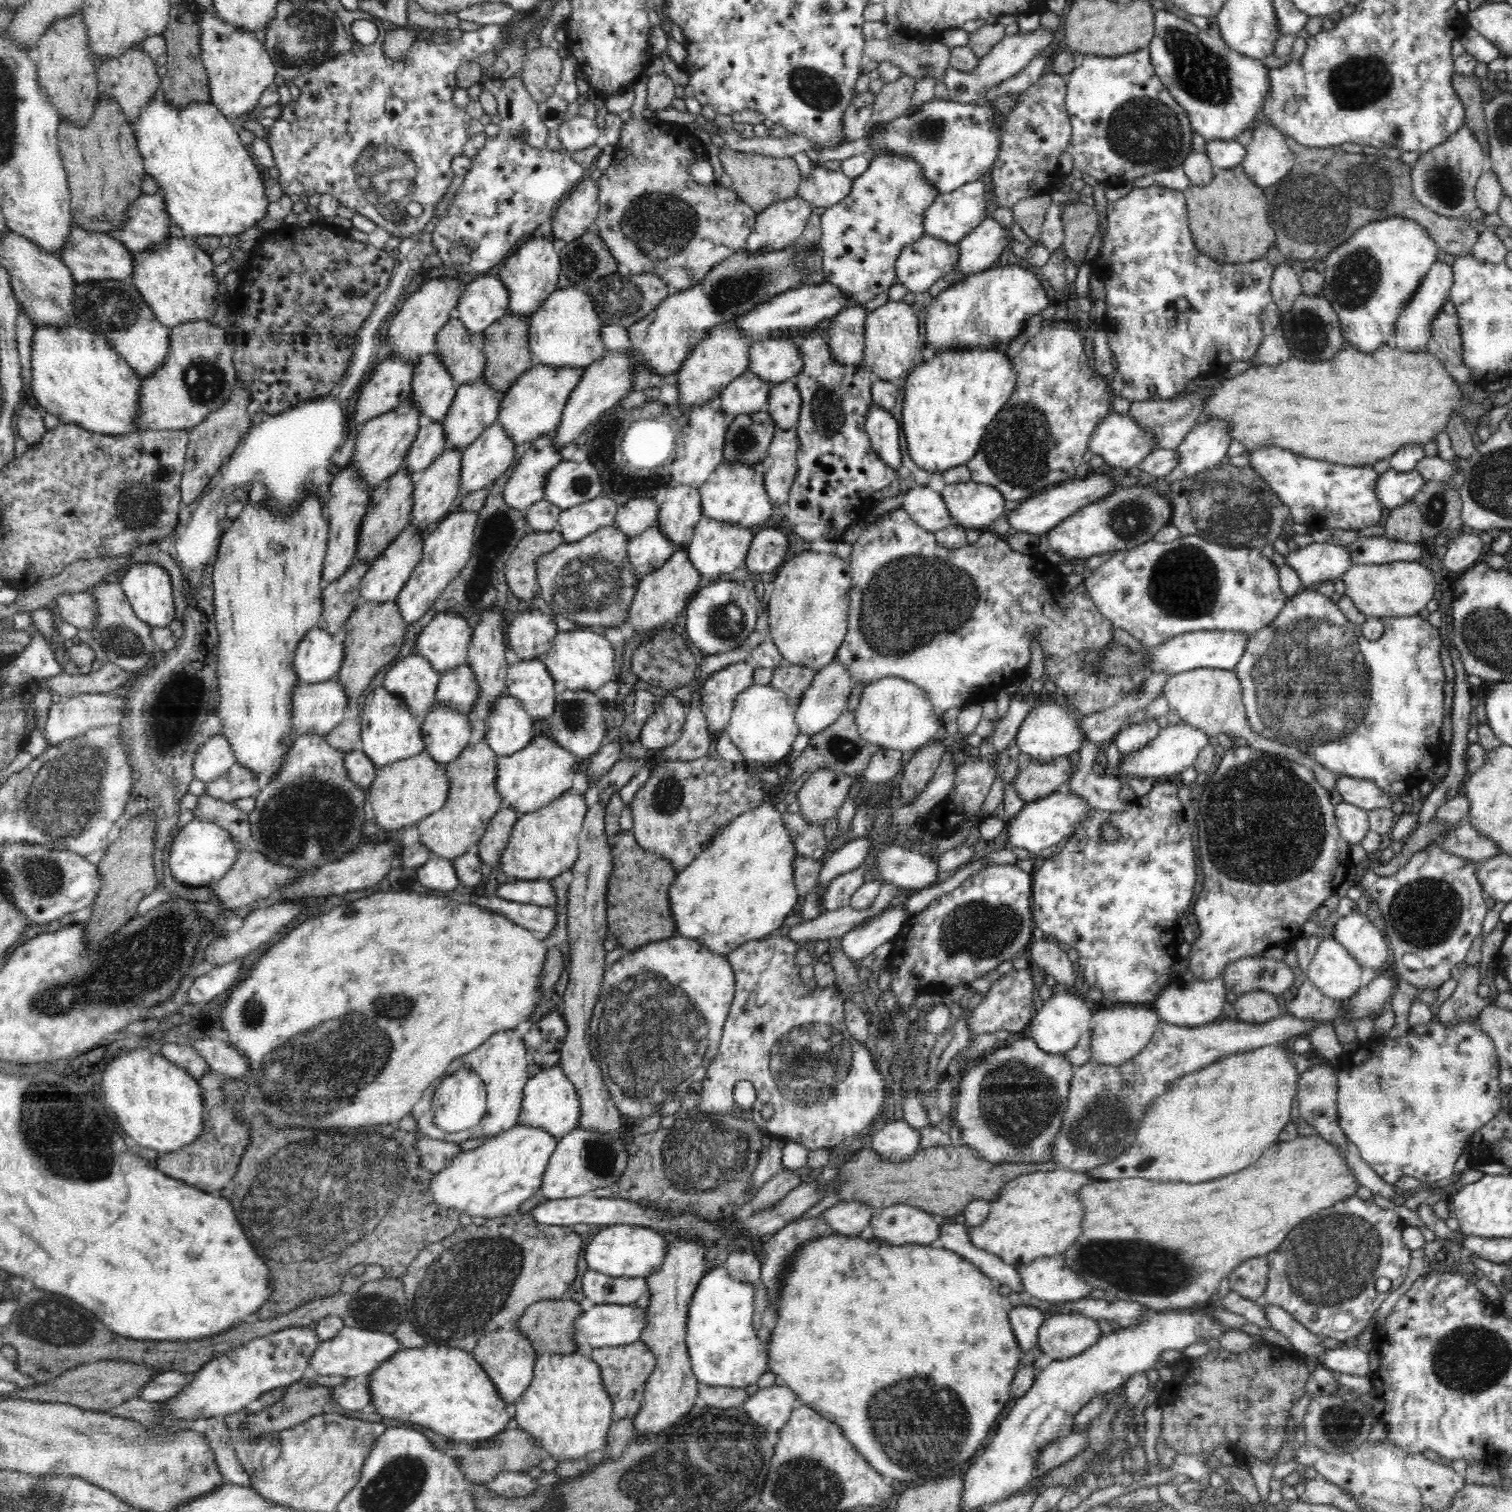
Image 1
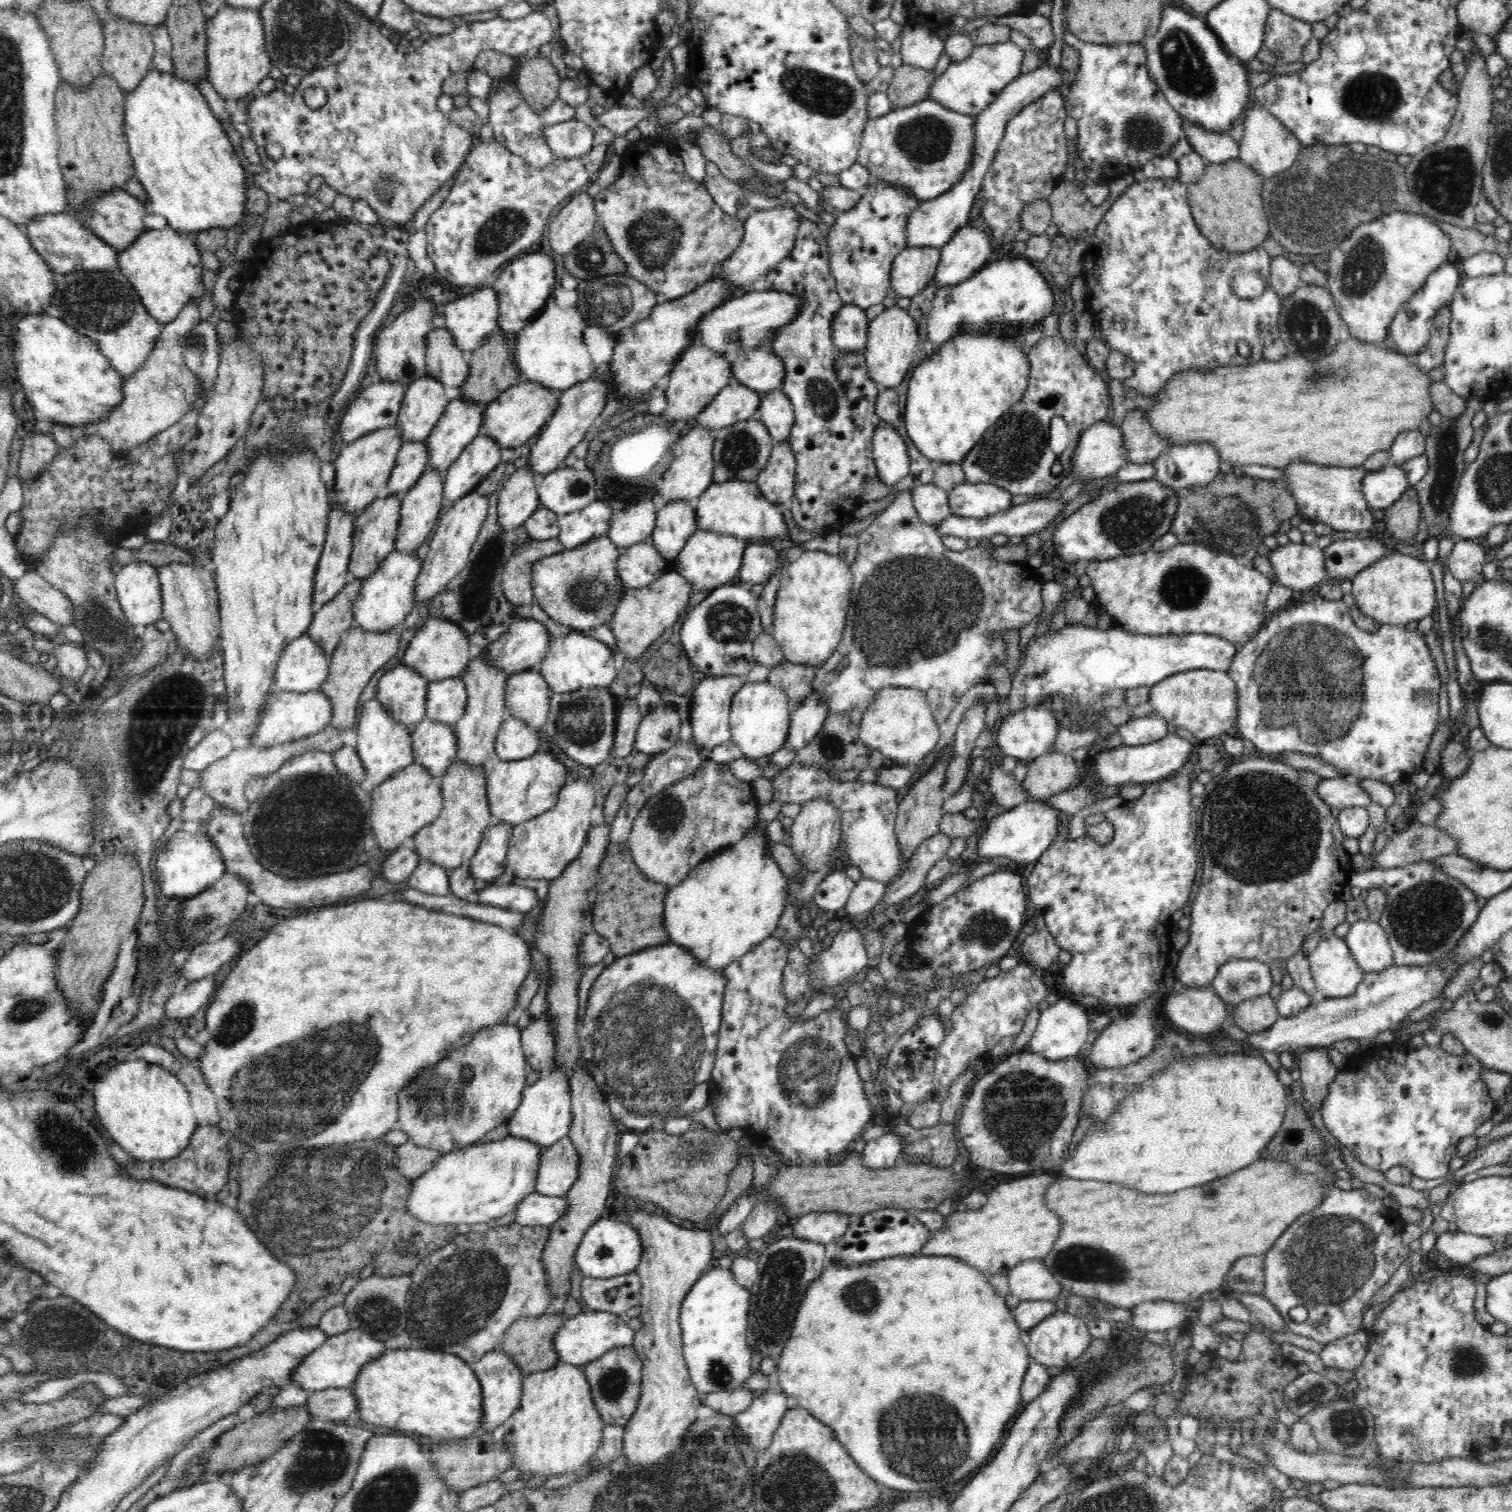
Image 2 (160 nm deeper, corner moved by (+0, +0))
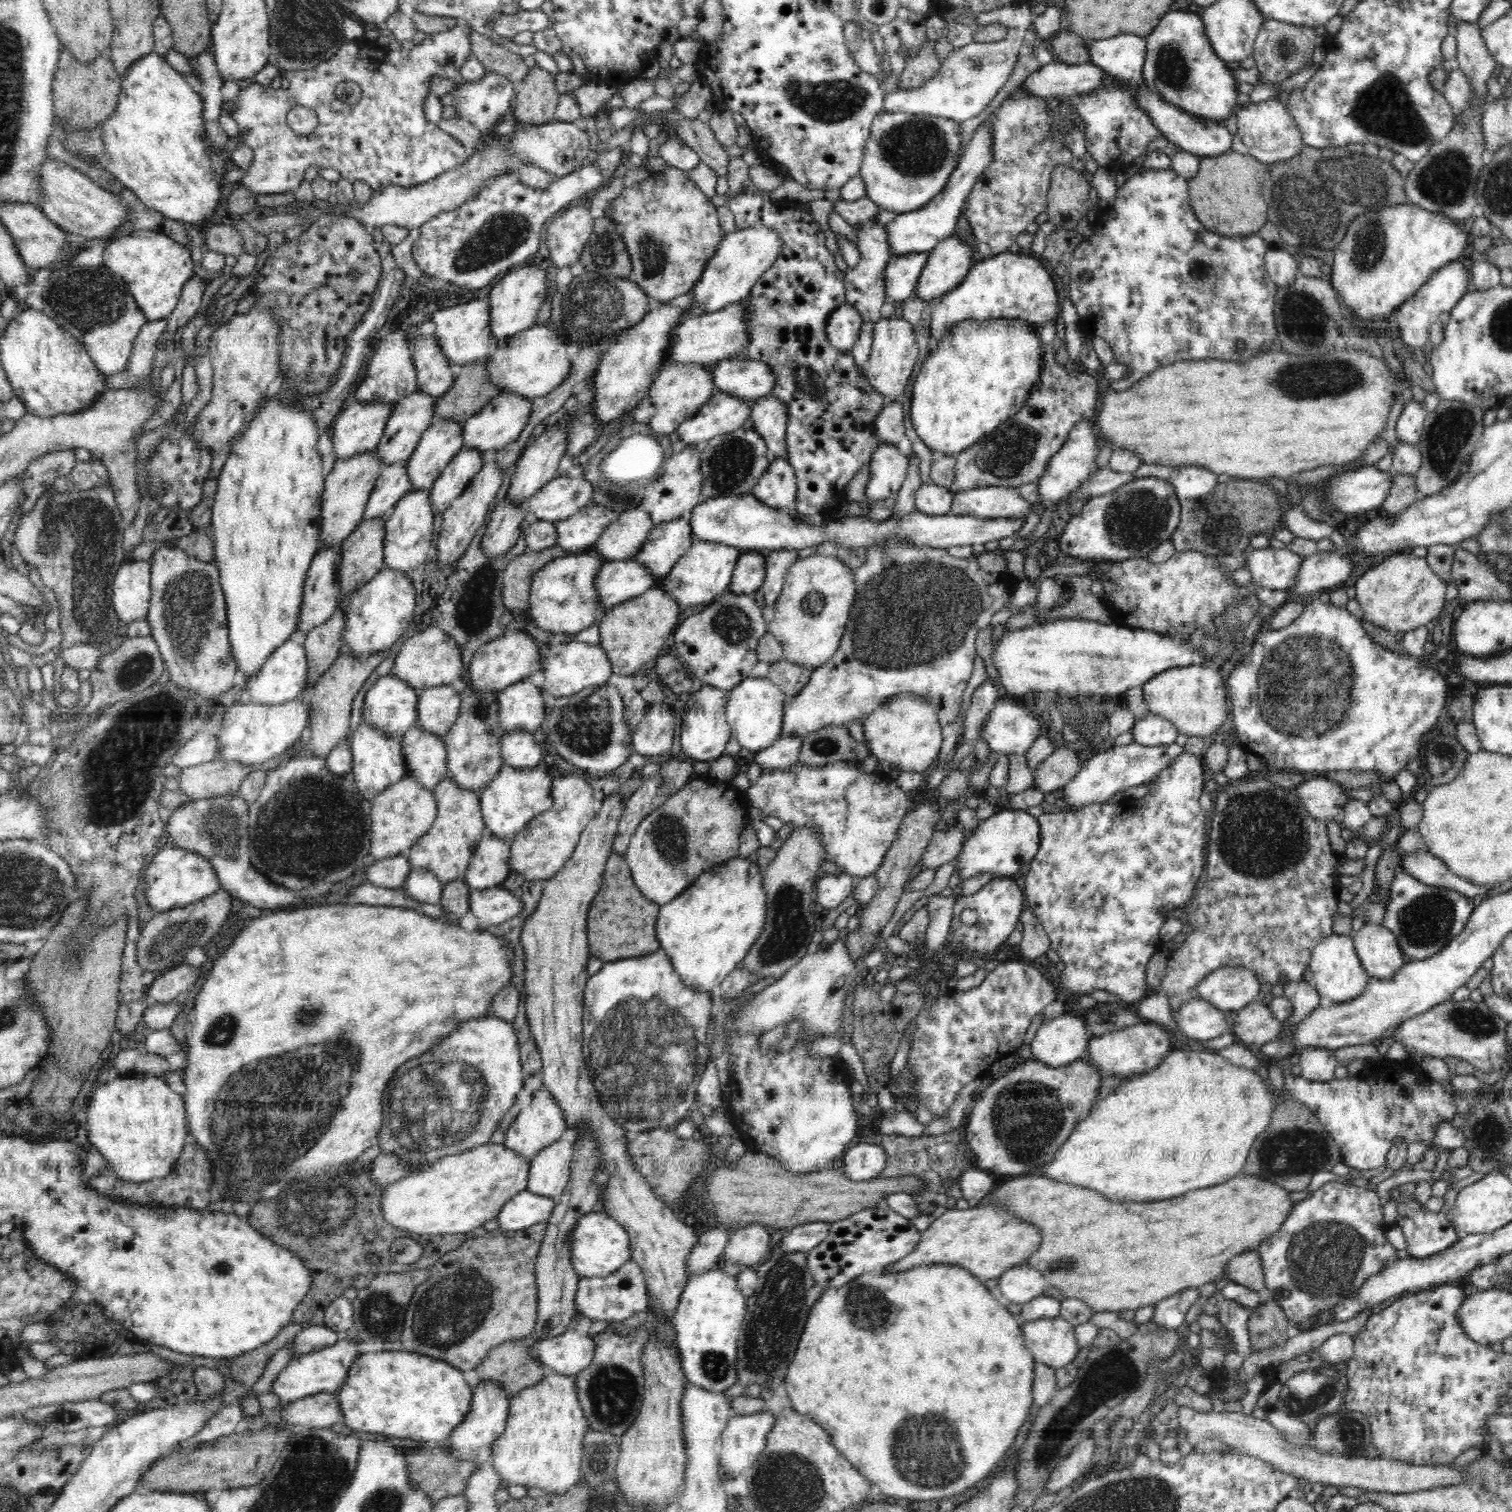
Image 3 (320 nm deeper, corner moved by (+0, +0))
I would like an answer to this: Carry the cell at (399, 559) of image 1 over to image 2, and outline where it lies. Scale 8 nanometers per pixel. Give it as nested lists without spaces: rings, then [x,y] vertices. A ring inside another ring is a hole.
[[[390,552],[378,570],[363,580],[362,588],[353,602],[354,625],[366,632],[386,632],[400,627],[415,606],[414,590],[421,568],[421,560],[418,560],[416,553]]]

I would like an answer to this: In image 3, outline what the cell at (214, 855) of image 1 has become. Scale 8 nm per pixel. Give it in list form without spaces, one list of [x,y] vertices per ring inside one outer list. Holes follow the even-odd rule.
[[[170,845],[158,850],[143,877],[144,896],[155,915],[208,898],[221,888],[216,871],[209,860],[193,850],[178,849]]]

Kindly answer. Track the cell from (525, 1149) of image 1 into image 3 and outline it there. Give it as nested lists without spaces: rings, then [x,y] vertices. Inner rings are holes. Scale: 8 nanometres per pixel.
[[[490,1142],[462,1154],[444,1156],[419,1173],[385,1185],[381,1194],[383,1219],[398,1230],[414,1234],[471,1232],[495,1219],[510,1198],[527,1190],[529,1162],[502,1143]]]

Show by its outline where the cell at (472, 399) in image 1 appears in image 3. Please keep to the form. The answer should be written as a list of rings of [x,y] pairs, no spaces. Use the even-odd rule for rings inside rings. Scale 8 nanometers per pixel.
[[[435,415],[432,417],[428,428],[422,433],[417,447],[411,454],[406,468],[406,477],[410,481],[412,490],[431,490],[446,466],[452,462],[453,458],[460,452],[463,445],[462,438],[463,424],[451,418],[441,418]]]

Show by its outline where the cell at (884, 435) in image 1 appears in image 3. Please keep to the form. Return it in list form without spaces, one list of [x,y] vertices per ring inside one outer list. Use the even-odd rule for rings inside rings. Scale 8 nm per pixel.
[[[880,440],[871,456],[870,479],[866,485],[868,508],[876,501],[893,500],[906,479],[910,457],[893,444]]]

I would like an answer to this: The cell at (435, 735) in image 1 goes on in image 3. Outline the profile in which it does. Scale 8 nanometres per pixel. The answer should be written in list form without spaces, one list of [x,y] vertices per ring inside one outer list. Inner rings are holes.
[[[416,724],[402,735],[401,749],[406,772],[426,790],[433,789],[448,776],[443,736],[430,734]]]

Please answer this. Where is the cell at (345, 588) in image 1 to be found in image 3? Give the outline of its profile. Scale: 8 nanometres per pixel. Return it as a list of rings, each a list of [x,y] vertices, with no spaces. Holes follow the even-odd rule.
[[[342,608],[324,624],[316,626],[301,639],[307,658],[307,679],[305,687],[314,686],[343,650],[342,633],[346,626],[346,615]]]

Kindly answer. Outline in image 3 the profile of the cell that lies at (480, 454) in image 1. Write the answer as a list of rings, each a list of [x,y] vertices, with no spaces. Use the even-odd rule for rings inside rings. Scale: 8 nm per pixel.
[[[475,448],[460,450],[440,477],[434,481],[429,492],[429,501],[433,510],[443,514],[450,503],[466,490],[490,456],[490,453]]]

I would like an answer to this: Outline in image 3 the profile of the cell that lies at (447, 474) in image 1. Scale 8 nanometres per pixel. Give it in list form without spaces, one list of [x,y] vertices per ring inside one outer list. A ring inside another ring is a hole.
[[[412,490],[405,494],[388,513],[383,536],[384,567],[396,572],[412,573],[426,560],[432,534],[435,512],[431,507],[430,490]]]

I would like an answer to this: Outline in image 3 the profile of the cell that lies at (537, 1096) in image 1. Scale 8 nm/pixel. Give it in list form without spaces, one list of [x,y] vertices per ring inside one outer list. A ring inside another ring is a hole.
[[[542,1088],[533,1094],[531,1103],[528,1108],[522,1110],[505,1133],[503,1145],[516,1154],[533,1159],[543,1148],[550,1146],[553,1142],[562,1138],[562,1132],[567,1126],[562,1114],[562,1109],[556,1104],[550,1091]]]

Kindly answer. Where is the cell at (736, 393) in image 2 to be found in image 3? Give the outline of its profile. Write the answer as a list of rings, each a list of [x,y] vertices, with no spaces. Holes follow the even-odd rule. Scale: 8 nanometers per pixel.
[[[718,391],[676,430],[682,444],[702,447],[714,436],[726,435],[740,427],[750,425],[754,401],[746,401]]]

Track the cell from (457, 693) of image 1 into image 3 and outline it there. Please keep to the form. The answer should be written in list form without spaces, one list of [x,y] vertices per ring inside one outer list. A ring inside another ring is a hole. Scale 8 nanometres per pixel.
[[[449,684],[426,688],[417,700],[417,724],[430,734],[444,736],[461,709],[462,697]]]

